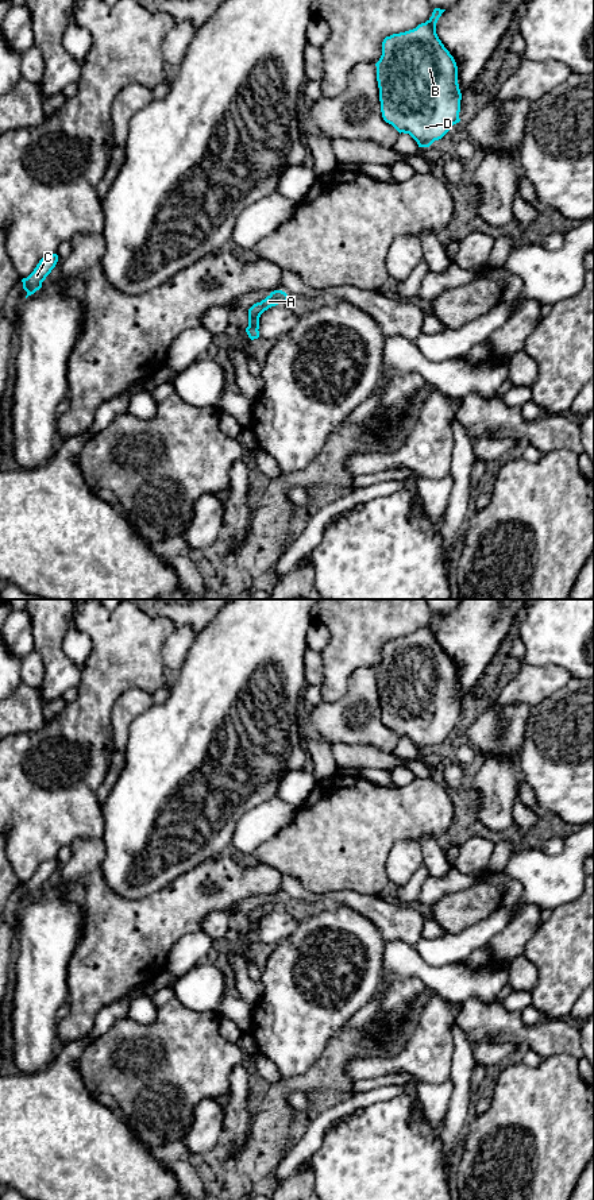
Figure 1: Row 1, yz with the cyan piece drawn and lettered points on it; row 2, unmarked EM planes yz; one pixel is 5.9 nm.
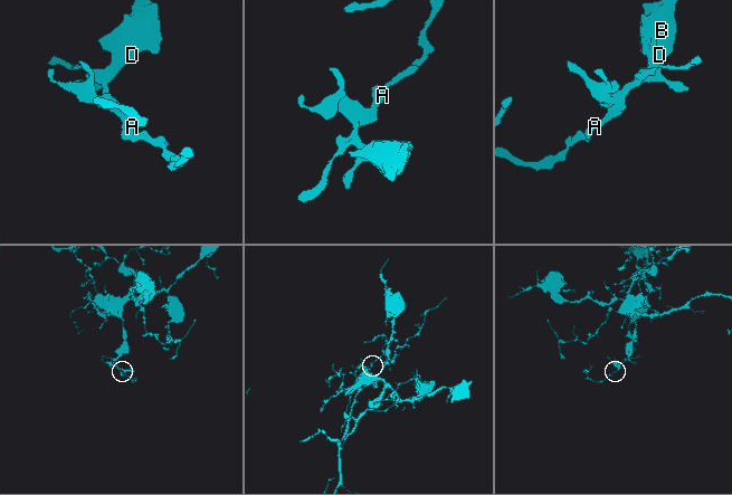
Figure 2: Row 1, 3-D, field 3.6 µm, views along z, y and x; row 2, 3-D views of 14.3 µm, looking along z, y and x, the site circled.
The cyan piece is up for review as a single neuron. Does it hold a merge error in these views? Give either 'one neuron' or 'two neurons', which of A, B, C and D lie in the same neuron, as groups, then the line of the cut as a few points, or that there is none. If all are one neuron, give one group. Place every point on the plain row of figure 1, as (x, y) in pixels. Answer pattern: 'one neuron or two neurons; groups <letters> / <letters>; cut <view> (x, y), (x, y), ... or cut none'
one neuron; groups A B C D; cut none

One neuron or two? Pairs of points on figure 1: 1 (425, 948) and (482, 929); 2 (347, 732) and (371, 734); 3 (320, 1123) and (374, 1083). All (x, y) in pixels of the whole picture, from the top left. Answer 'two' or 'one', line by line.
1: one
2: one
3: two

